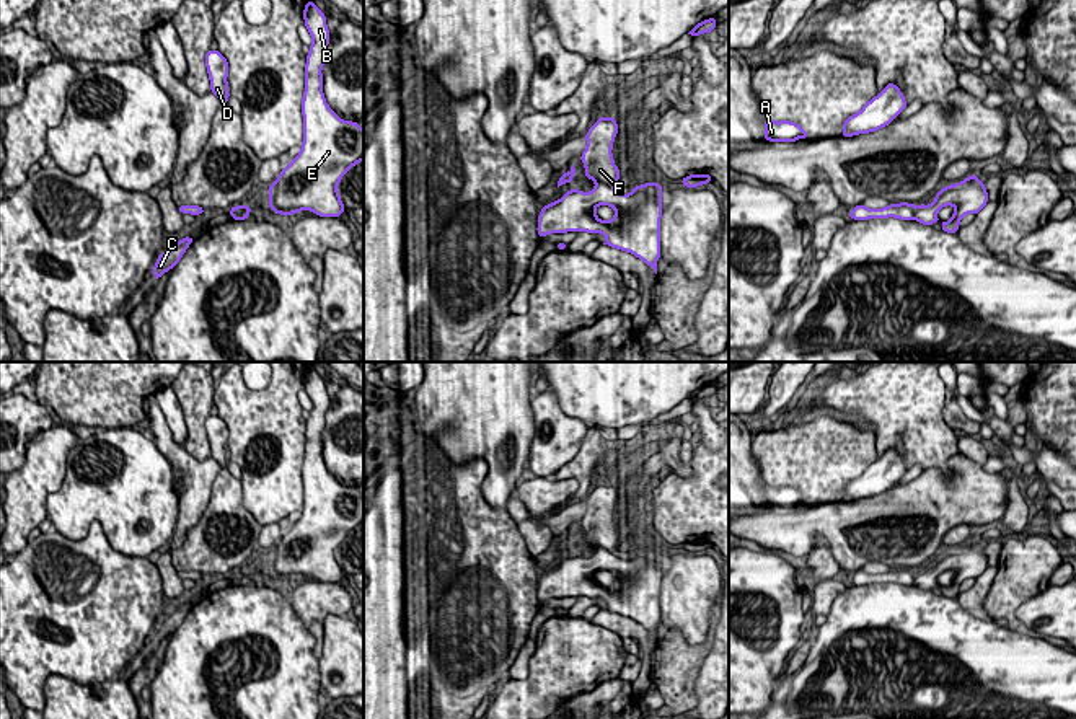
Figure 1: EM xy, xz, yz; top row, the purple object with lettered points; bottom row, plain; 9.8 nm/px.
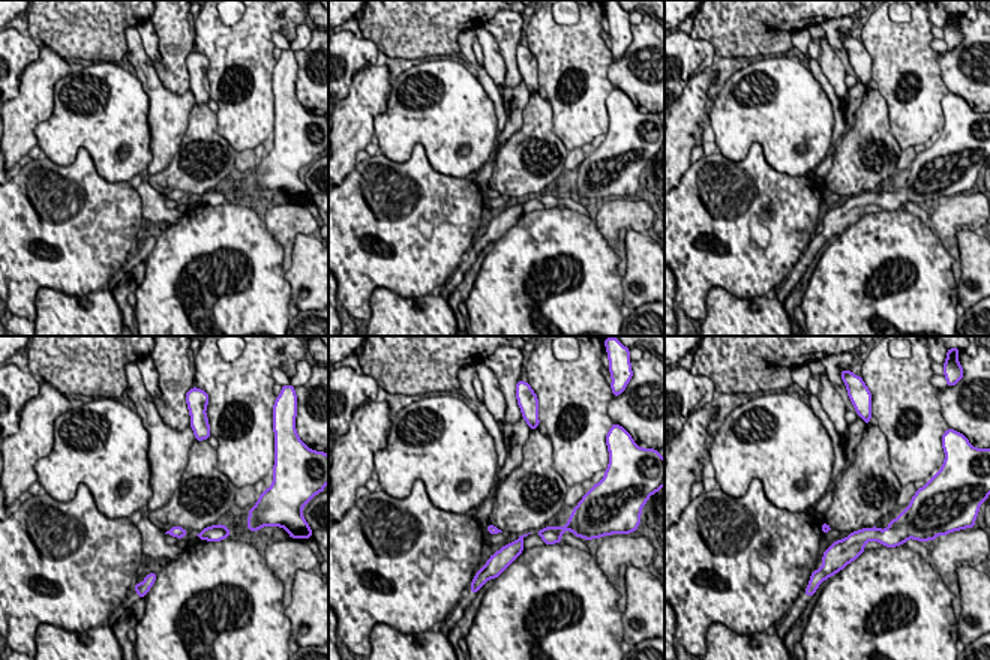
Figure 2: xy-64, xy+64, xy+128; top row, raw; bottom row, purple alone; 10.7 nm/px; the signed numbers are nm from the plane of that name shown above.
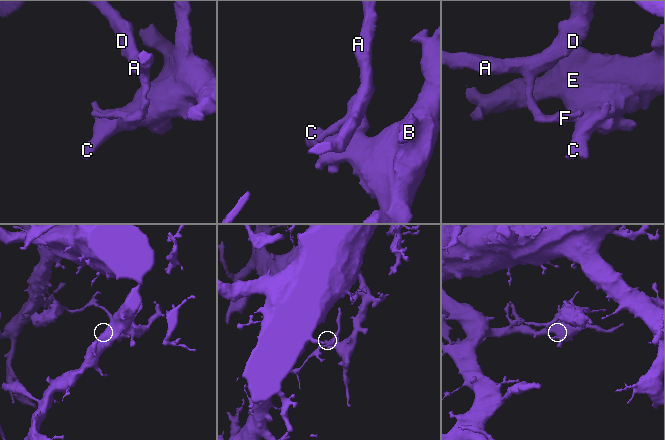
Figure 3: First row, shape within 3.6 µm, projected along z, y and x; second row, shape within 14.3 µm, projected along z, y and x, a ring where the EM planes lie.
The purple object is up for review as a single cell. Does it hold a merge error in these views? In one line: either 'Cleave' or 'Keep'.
Cleave

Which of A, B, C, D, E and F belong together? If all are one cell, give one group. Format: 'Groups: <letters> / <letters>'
Groups: A D F / B C E

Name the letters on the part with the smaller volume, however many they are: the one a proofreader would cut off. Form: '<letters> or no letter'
A, D, F

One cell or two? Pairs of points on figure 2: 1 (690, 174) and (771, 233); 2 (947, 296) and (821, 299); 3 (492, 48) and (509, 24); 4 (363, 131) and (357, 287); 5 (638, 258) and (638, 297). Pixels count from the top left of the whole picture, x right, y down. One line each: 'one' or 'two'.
1: one
2: one
3: two
4: two
5: one

